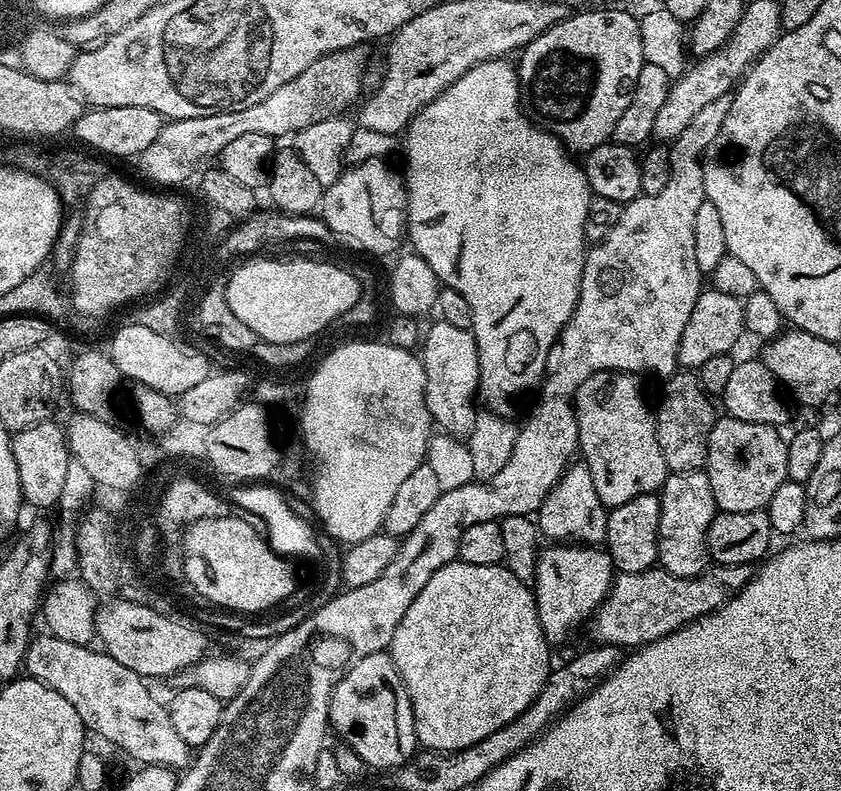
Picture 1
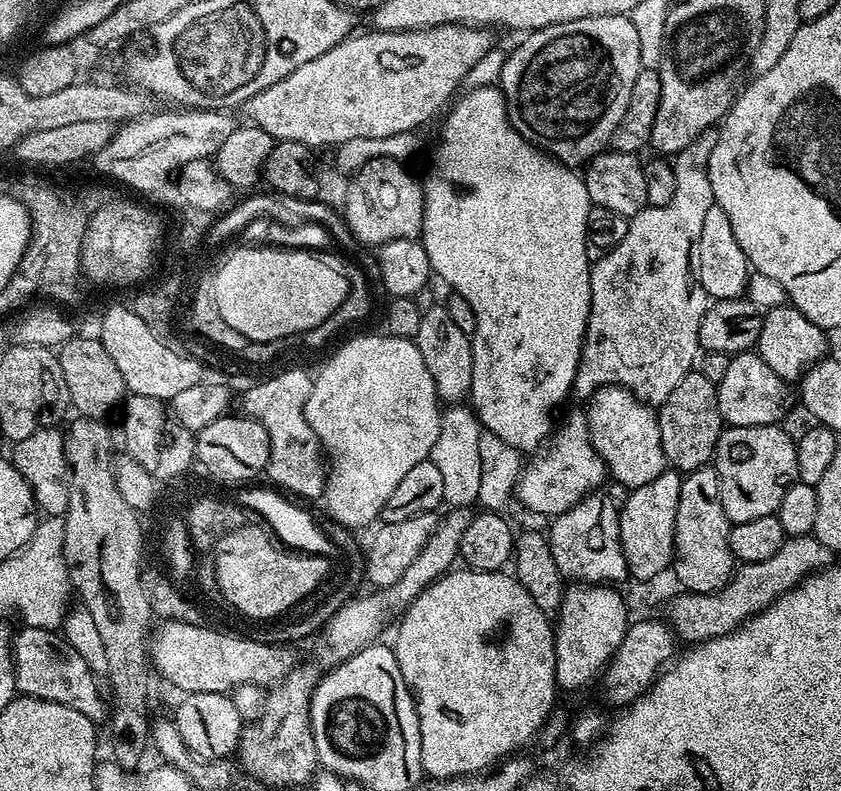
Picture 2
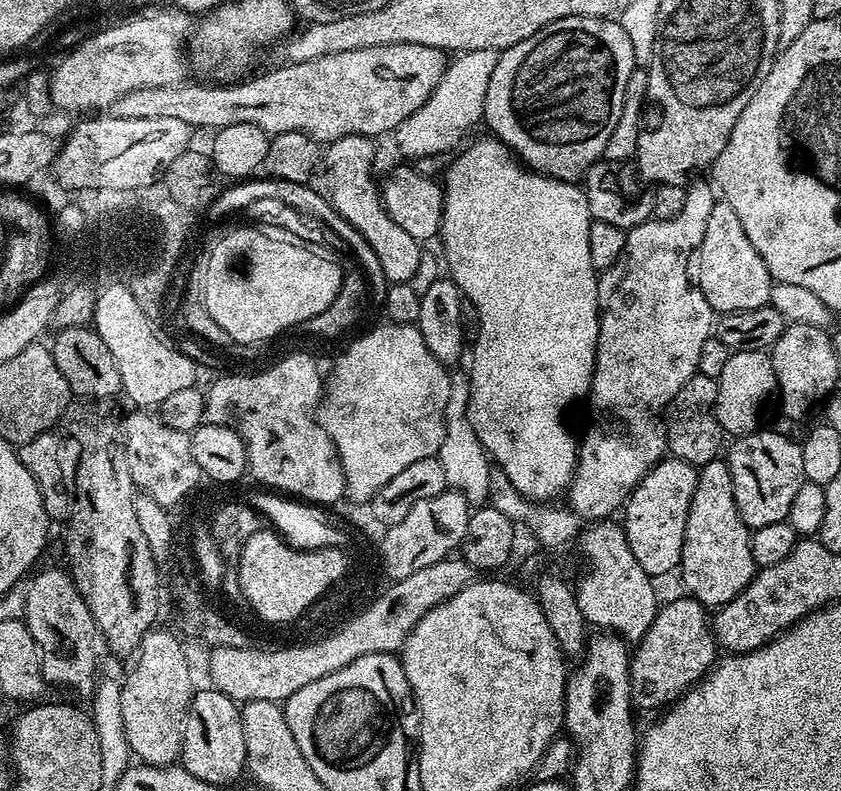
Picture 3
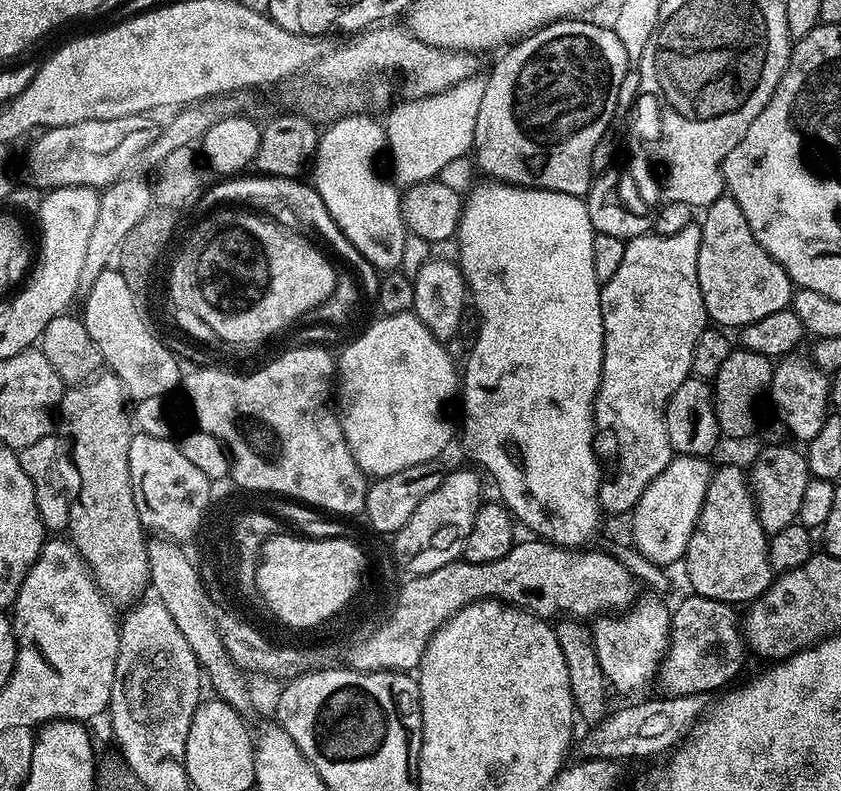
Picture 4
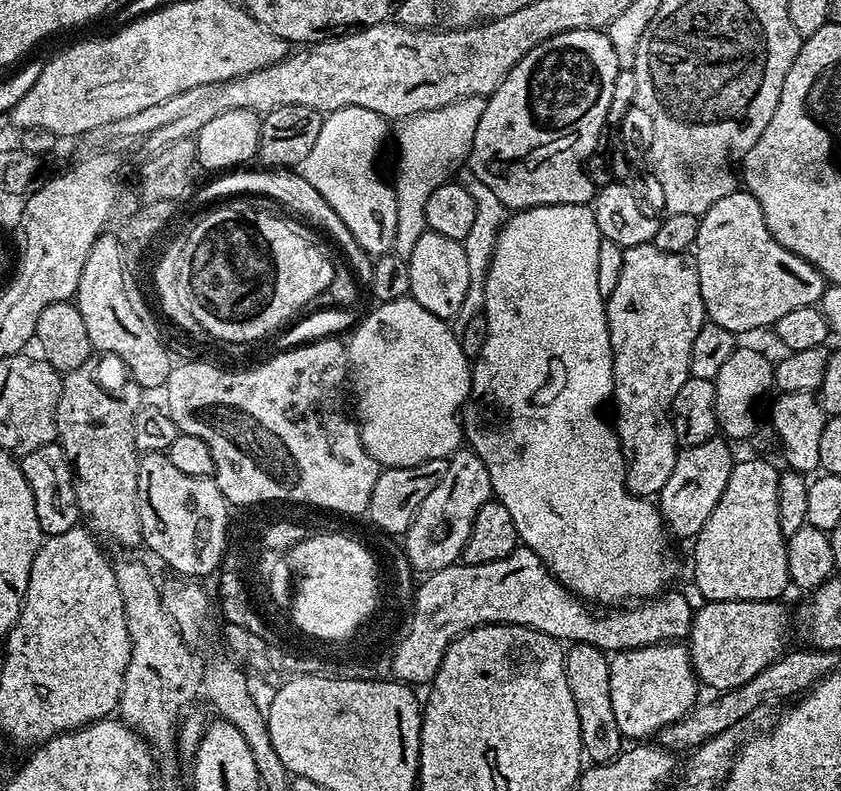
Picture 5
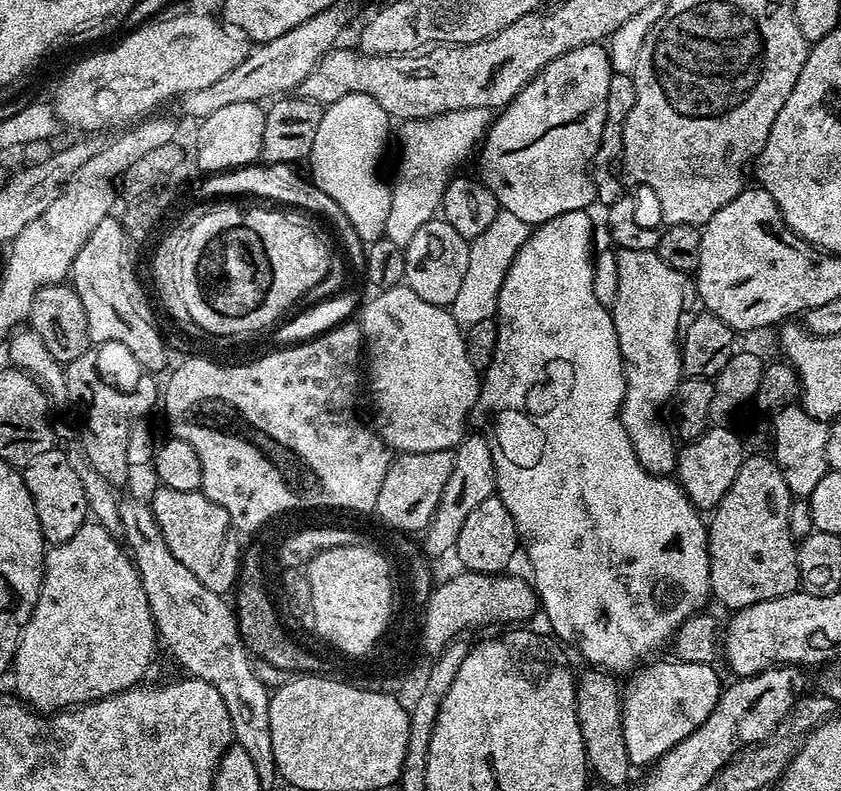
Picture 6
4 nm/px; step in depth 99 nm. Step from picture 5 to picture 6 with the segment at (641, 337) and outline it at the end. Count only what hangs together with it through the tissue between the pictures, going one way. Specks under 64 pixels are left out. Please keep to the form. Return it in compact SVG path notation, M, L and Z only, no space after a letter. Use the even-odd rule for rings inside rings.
M621 248L616 252L616 261L618 294L610 311L624 363L620 421L640 465L653 476L667 476L676 471L678 444L673 429L669 423L668 426L664 423L662 410L669 407L682 379L679 339L688 292L690 296L690 276L687 272L674 270L674 266L666 266L655 250Z

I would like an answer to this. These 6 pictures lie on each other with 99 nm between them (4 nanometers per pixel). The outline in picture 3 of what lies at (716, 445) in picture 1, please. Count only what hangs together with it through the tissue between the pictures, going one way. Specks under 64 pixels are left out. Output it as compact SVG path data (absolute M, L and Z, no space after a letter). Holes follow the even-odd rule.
M763 430L751 432L749 436L737 436L731 443L732 449L726 452L726 459L730 482L734 486L734 502L744 525L755 530L787 521L798 486L806 483L800 444L780 432Z

